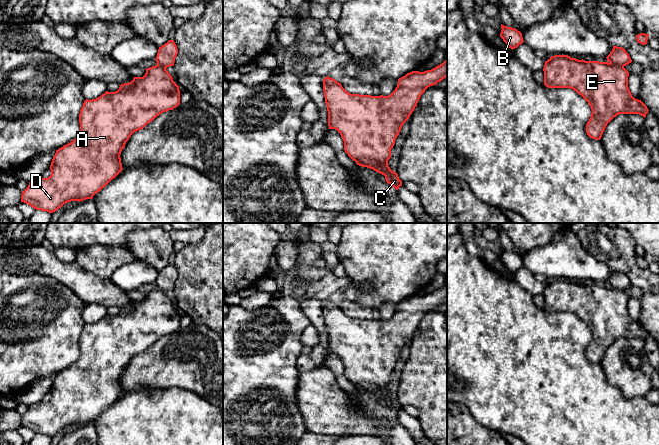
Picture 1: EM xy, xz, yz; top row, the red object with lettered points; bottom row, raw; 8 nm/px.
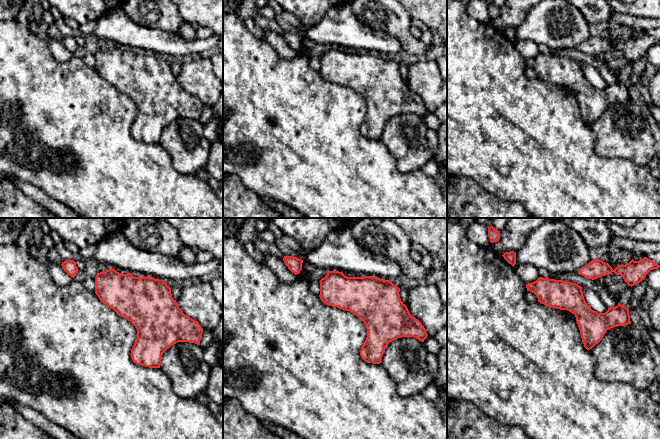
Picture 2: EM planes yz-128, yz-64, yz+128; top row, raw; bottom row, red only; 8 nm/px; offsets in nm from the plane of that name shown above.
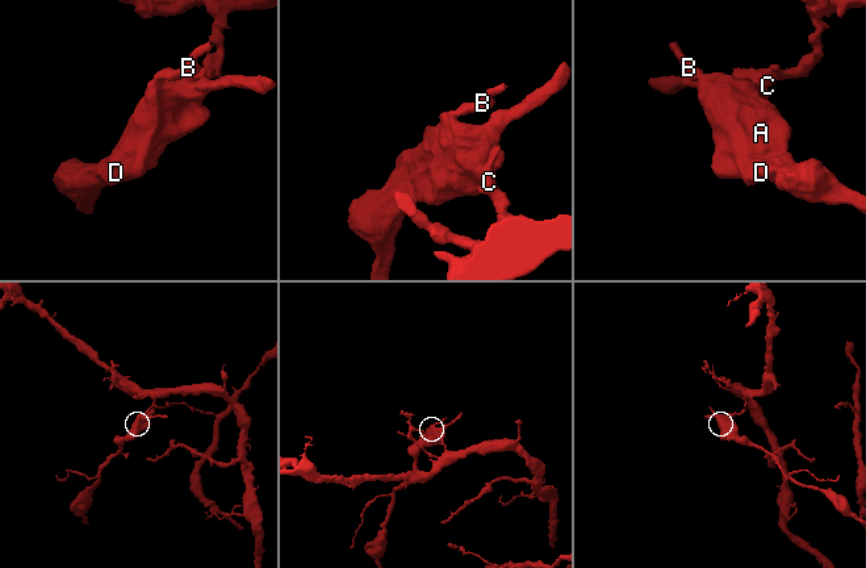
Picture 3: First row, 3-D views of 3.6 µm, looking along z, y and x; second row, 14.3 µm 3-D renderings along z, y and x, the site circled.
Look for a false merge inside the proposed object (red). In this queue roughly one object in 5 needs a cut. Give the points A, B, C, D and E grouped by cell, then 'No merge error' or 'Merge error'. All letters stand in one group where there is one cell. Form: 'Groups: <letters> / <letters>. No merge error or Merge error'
Groups: A B D E / C. Merge error

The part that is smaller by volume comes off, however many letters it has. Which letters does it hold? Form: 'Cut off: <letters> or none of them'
Cut off: A, B, D, E

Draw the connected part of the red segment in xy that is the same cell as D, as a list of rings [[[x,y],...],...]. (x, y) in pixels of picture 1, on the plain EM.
[[[158,288],[147,292],[143,301],[121,308],[115,316],[106,315],[96,323],[86,323],[79,338],[78,360],[56,374],[50,389],[51,399],[30,405],[22,415],[21,426],[53,437],[67,426],[92,423],[123,394],[120,378],[130,360],[179,328],[179,310],[166,292]]]

